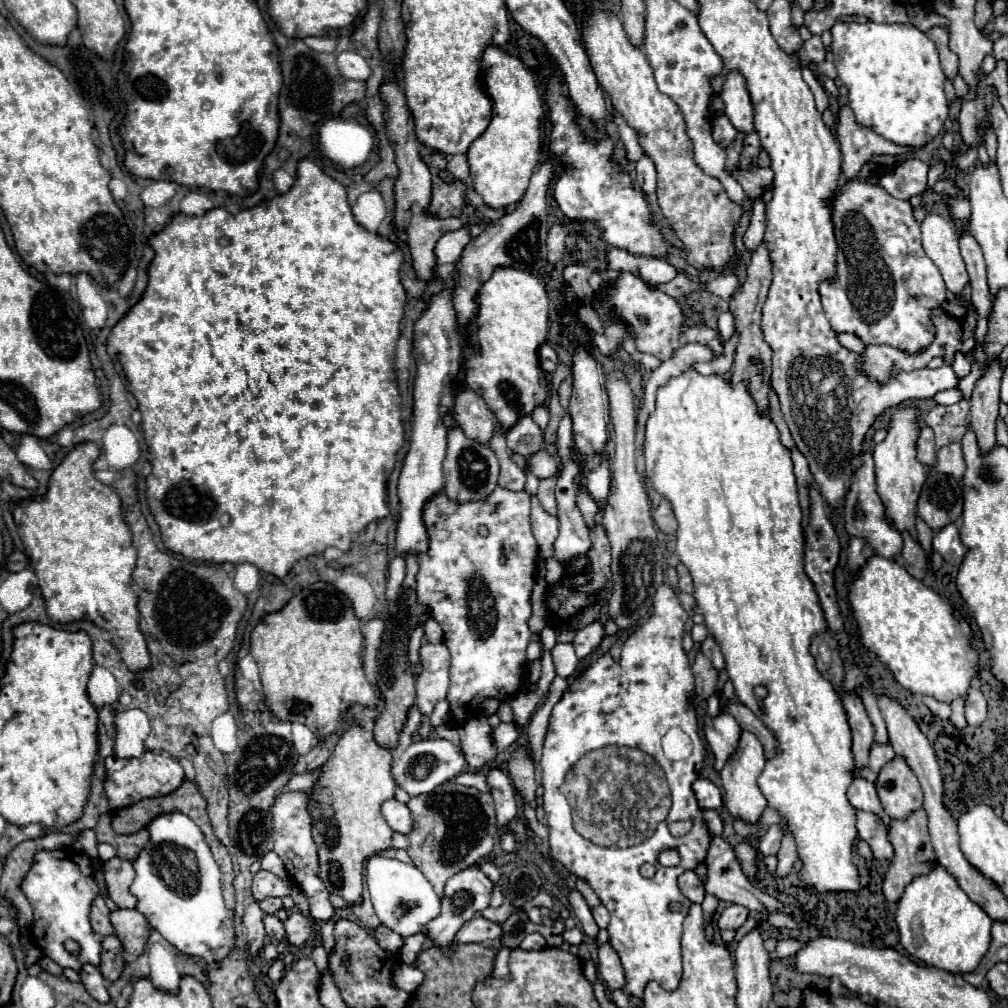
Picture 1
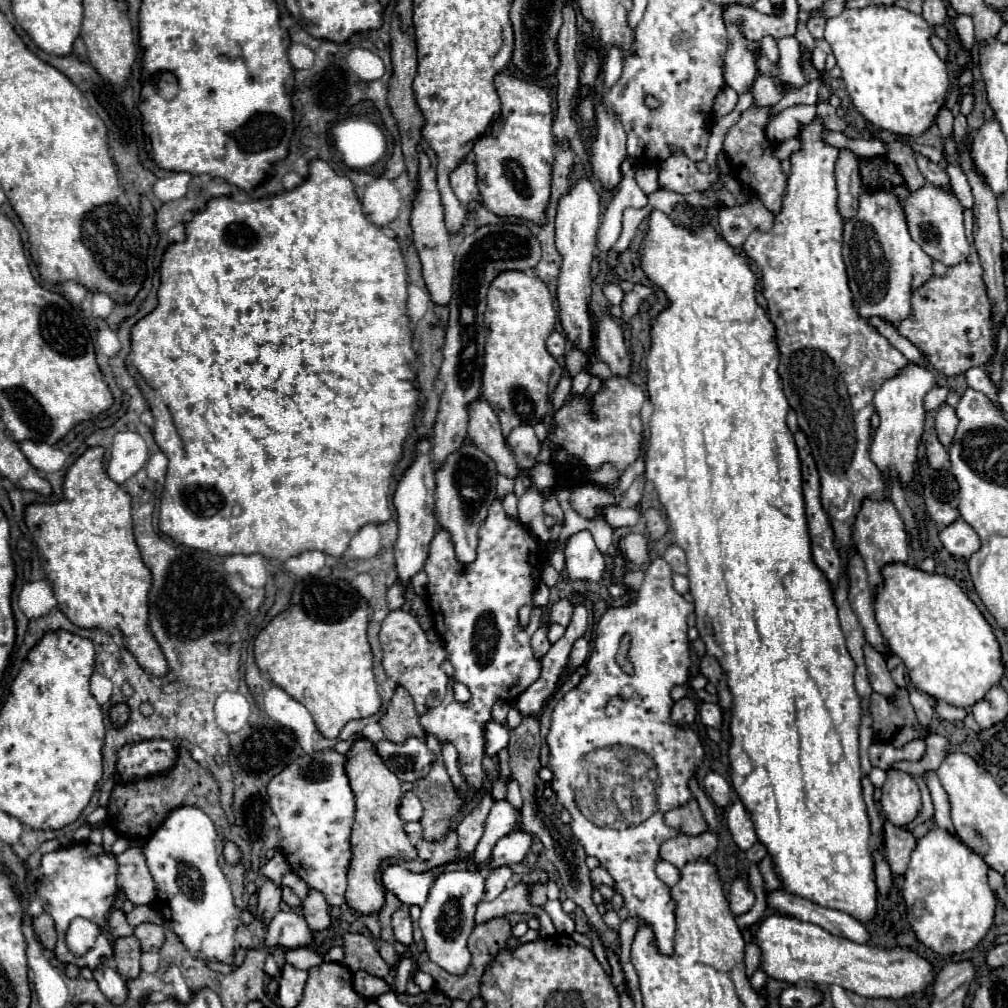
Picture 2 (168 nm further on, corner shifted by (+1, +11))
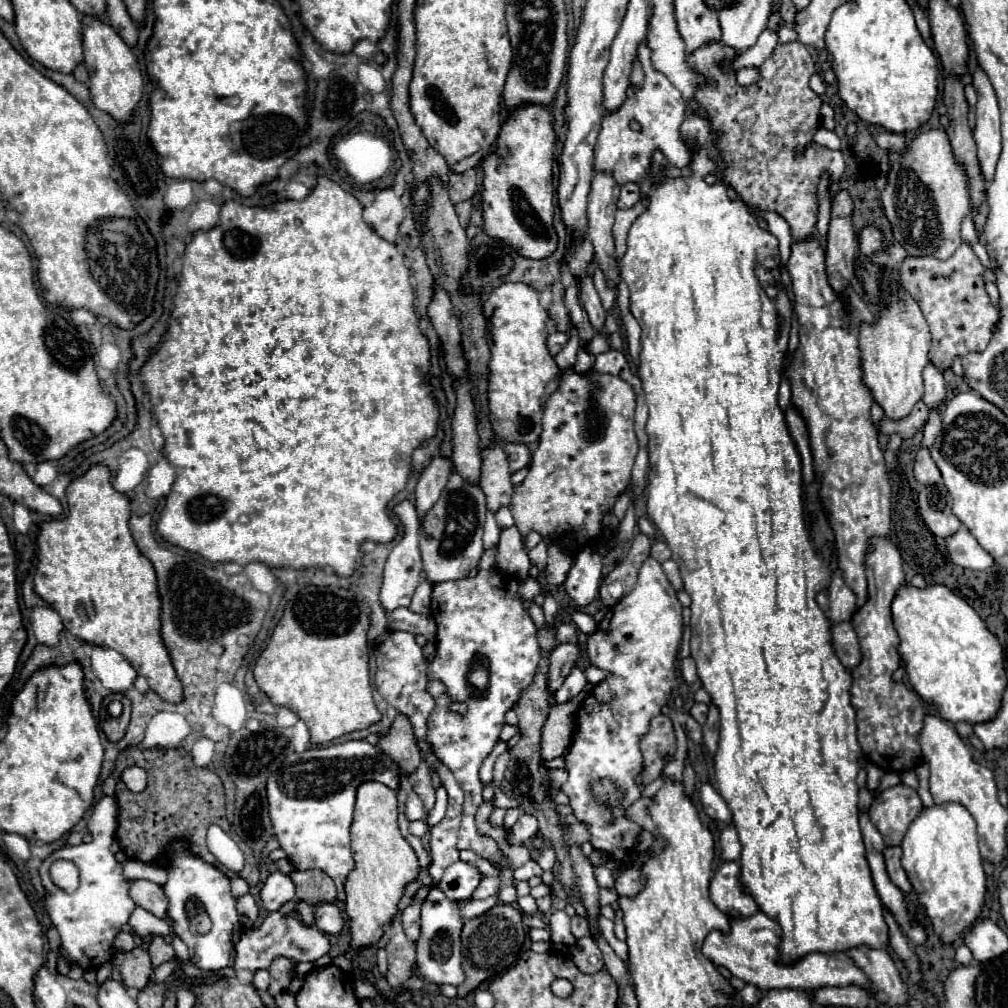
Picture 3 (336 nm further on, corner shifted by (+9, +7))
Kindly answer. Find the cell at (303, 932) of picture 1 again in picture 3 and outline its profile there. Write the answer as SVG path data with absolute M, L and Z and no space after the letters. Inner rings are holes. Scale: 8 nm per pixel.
M322 903L316 907L316 927L328 935L336 935L344 927L342 911L334 903Z

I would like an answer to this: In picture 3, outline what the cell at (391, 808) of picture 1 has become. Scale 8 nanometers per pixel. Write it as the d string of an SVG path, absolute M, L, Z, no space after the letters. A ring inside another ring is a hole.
M412 791L406 801L406 817L408 817L408 821L414 821L414 819L424 819L424 815L426 815L424 805L422 805L420 797Z

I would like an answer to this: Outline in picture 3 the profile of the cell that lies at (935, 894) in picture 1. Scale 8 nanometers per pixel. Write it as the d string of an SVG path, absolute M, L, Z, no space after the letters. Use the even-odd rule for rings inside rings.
M942 803L942 805L924 807L920 815L910 823L906 837L902 841L902 851L904 851L902 867L906 869L912 885L920 887L918 901L926 909L926 915L932 919L934 931L940 935L944 943L954 943L956 939L960 939L962 931L976 921L986 895L986 875L978 851L976 821L972 819L970 811L960 803Z

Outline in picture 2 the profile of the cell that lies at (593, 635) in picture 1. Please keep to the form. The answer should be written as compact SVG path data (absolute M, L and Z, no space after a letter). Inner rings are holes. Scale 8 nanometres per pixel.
M580 637L574 647L572 647L572 653L570 653L570 667L580 667L588 657L588 639L586 637Z

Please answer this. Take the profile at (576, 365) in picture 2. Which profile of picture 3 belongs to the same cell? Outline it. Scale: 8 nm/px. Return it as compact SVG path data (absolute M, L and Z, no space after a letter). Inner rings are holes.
M598 333L598 335L594 335L594 339L588 343L588 351L594 353L594 355L604 353L604 351L608 351L608 349L610 349L610 345L608 345L608 333Z

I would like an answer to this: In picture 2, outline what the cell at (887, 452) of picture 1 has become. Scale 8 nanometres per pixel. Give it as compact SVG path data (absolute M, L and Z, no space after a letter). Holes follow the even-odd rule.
M916 363L908 365L898 377L888 379L874 395L874 405L880 415L880 427L876 429L870 445L870 459L880 471L888 471L890 477L898 477L906 487L914 473L918 445L924 433L924 397L934 387L934 375Z

